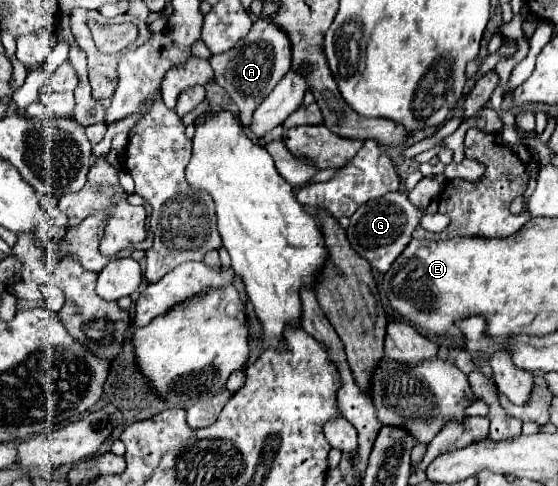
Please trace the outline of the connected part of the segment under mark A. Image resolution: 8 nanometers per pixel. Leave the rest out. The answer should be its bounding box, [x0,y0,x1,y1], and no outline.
[210,20,292,136]

